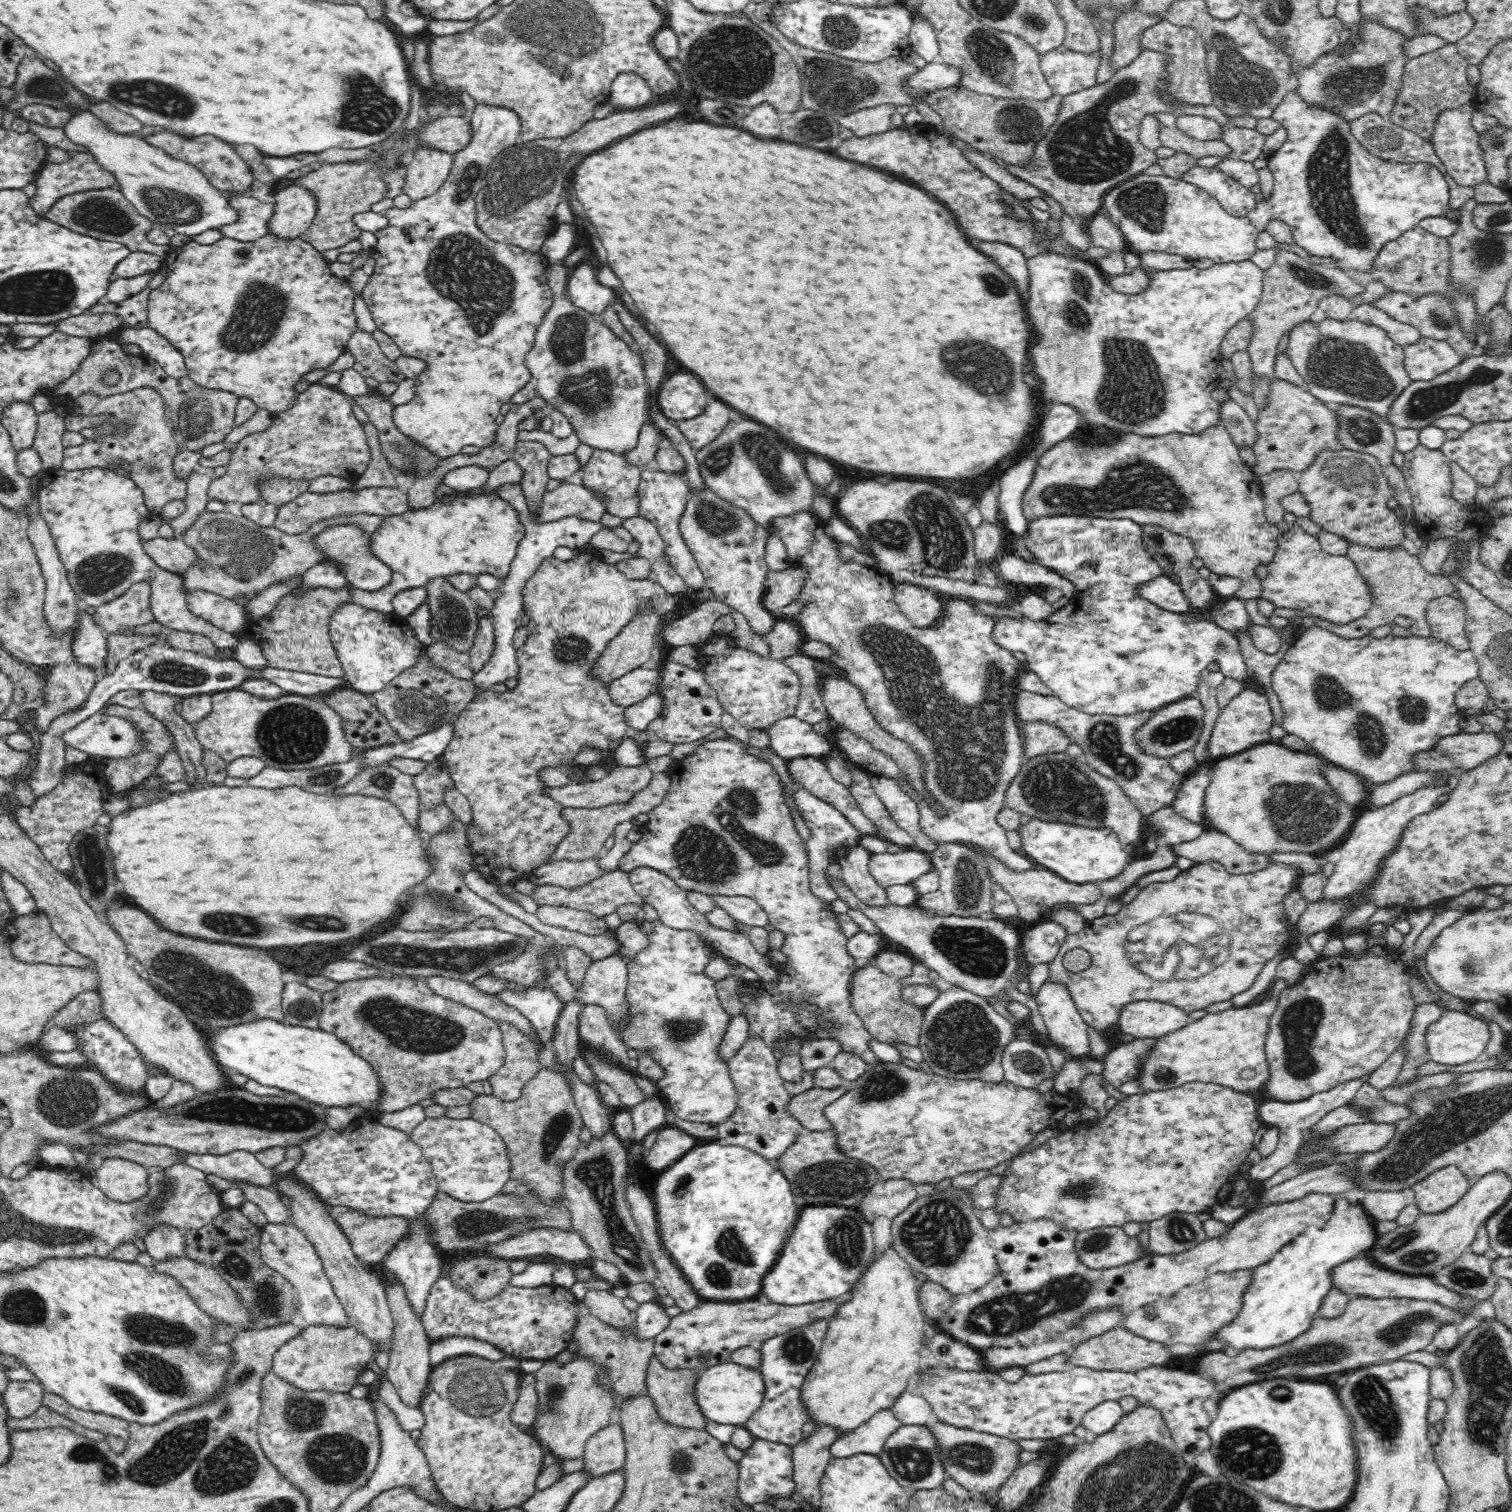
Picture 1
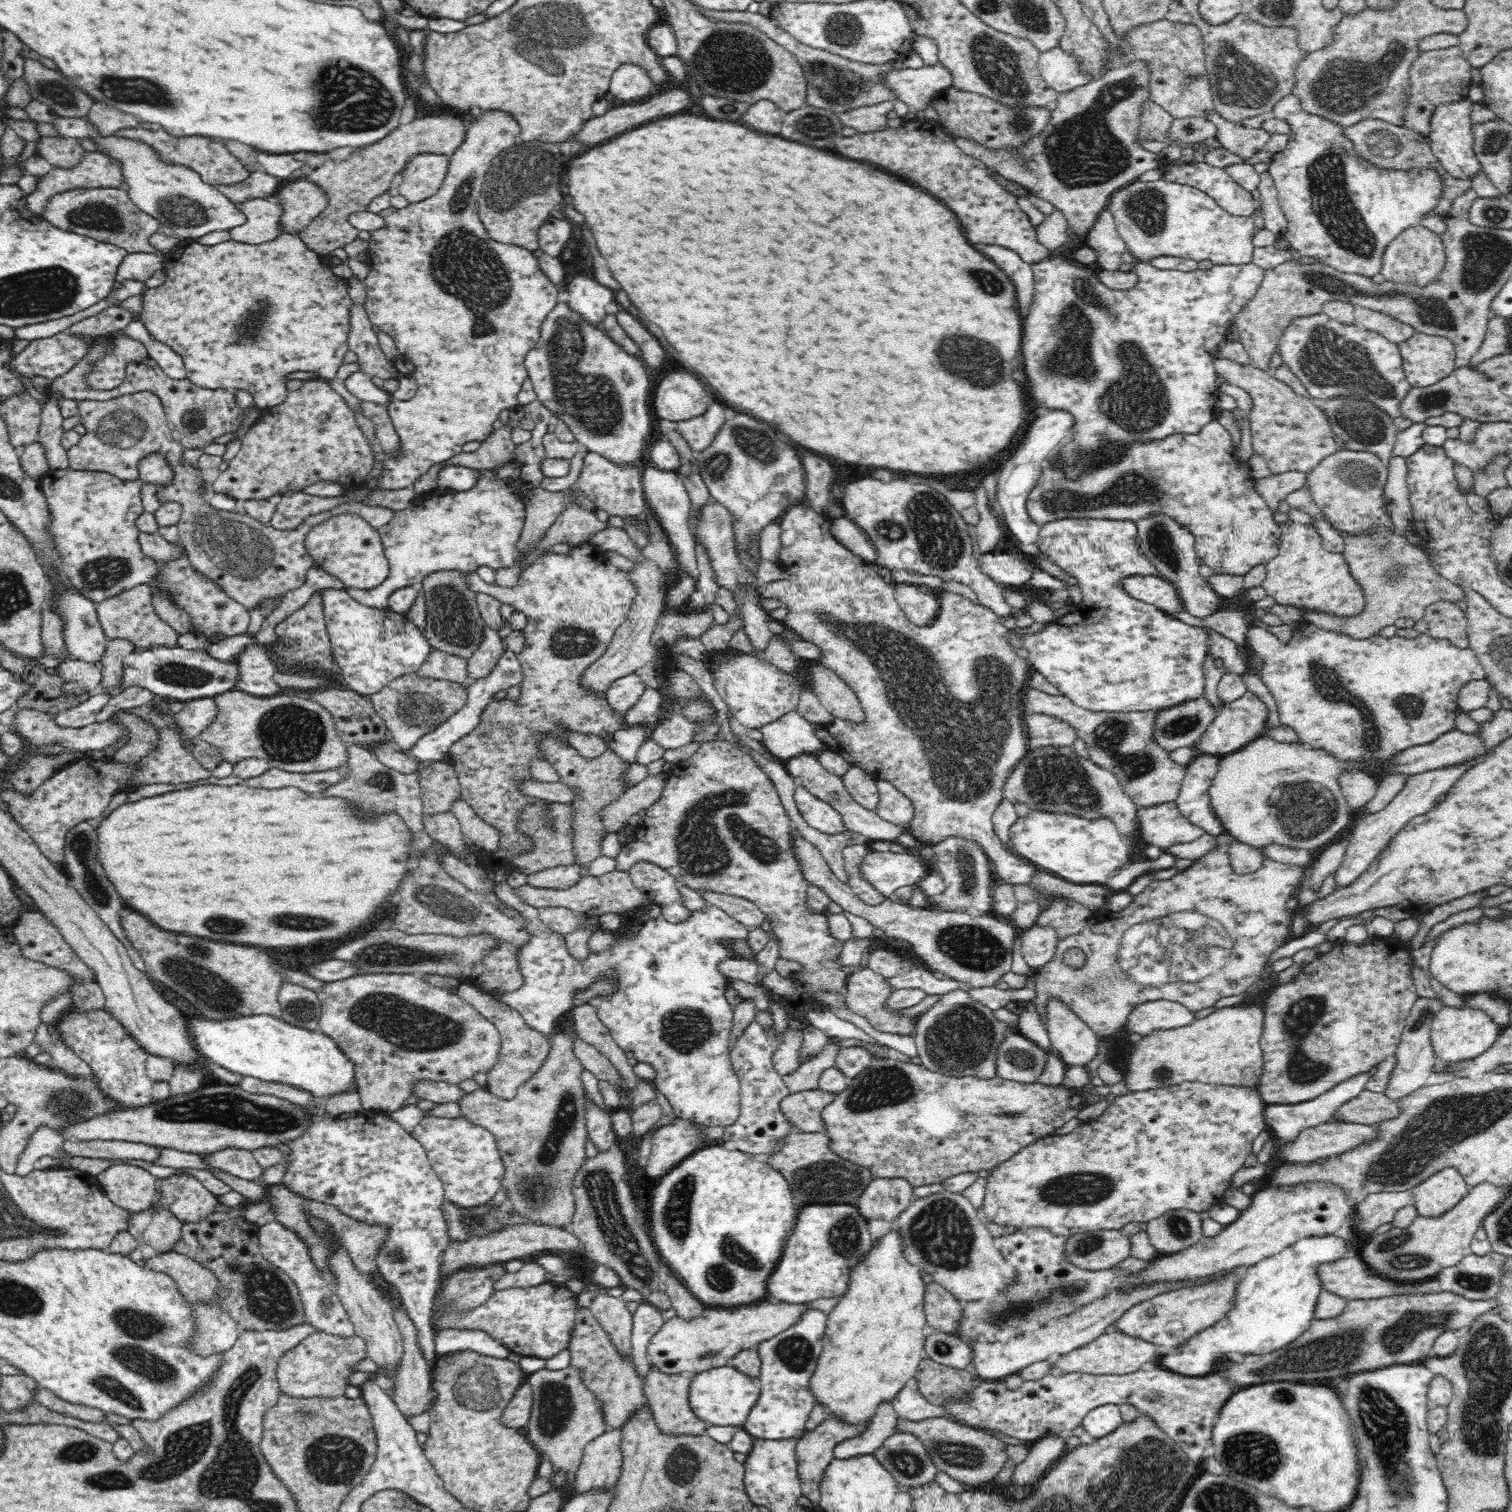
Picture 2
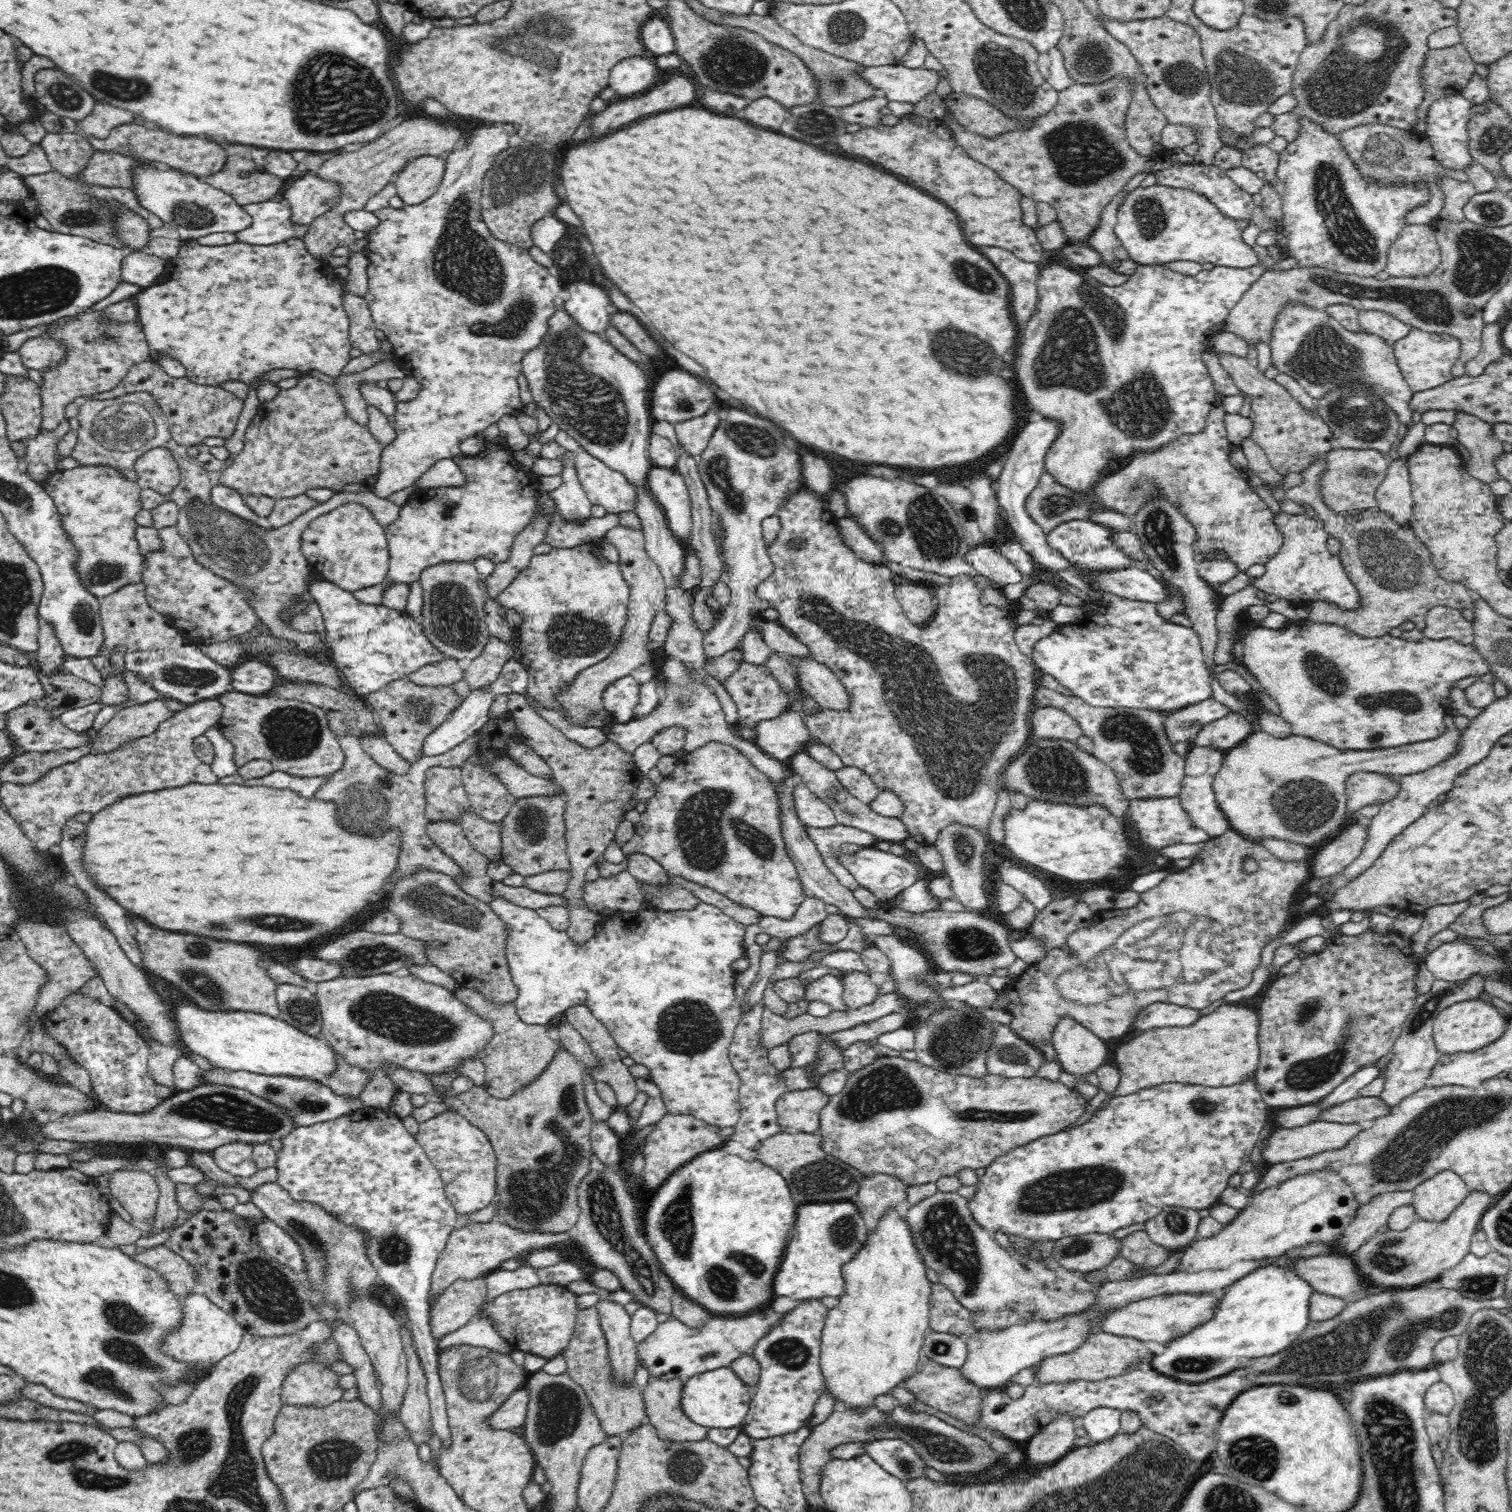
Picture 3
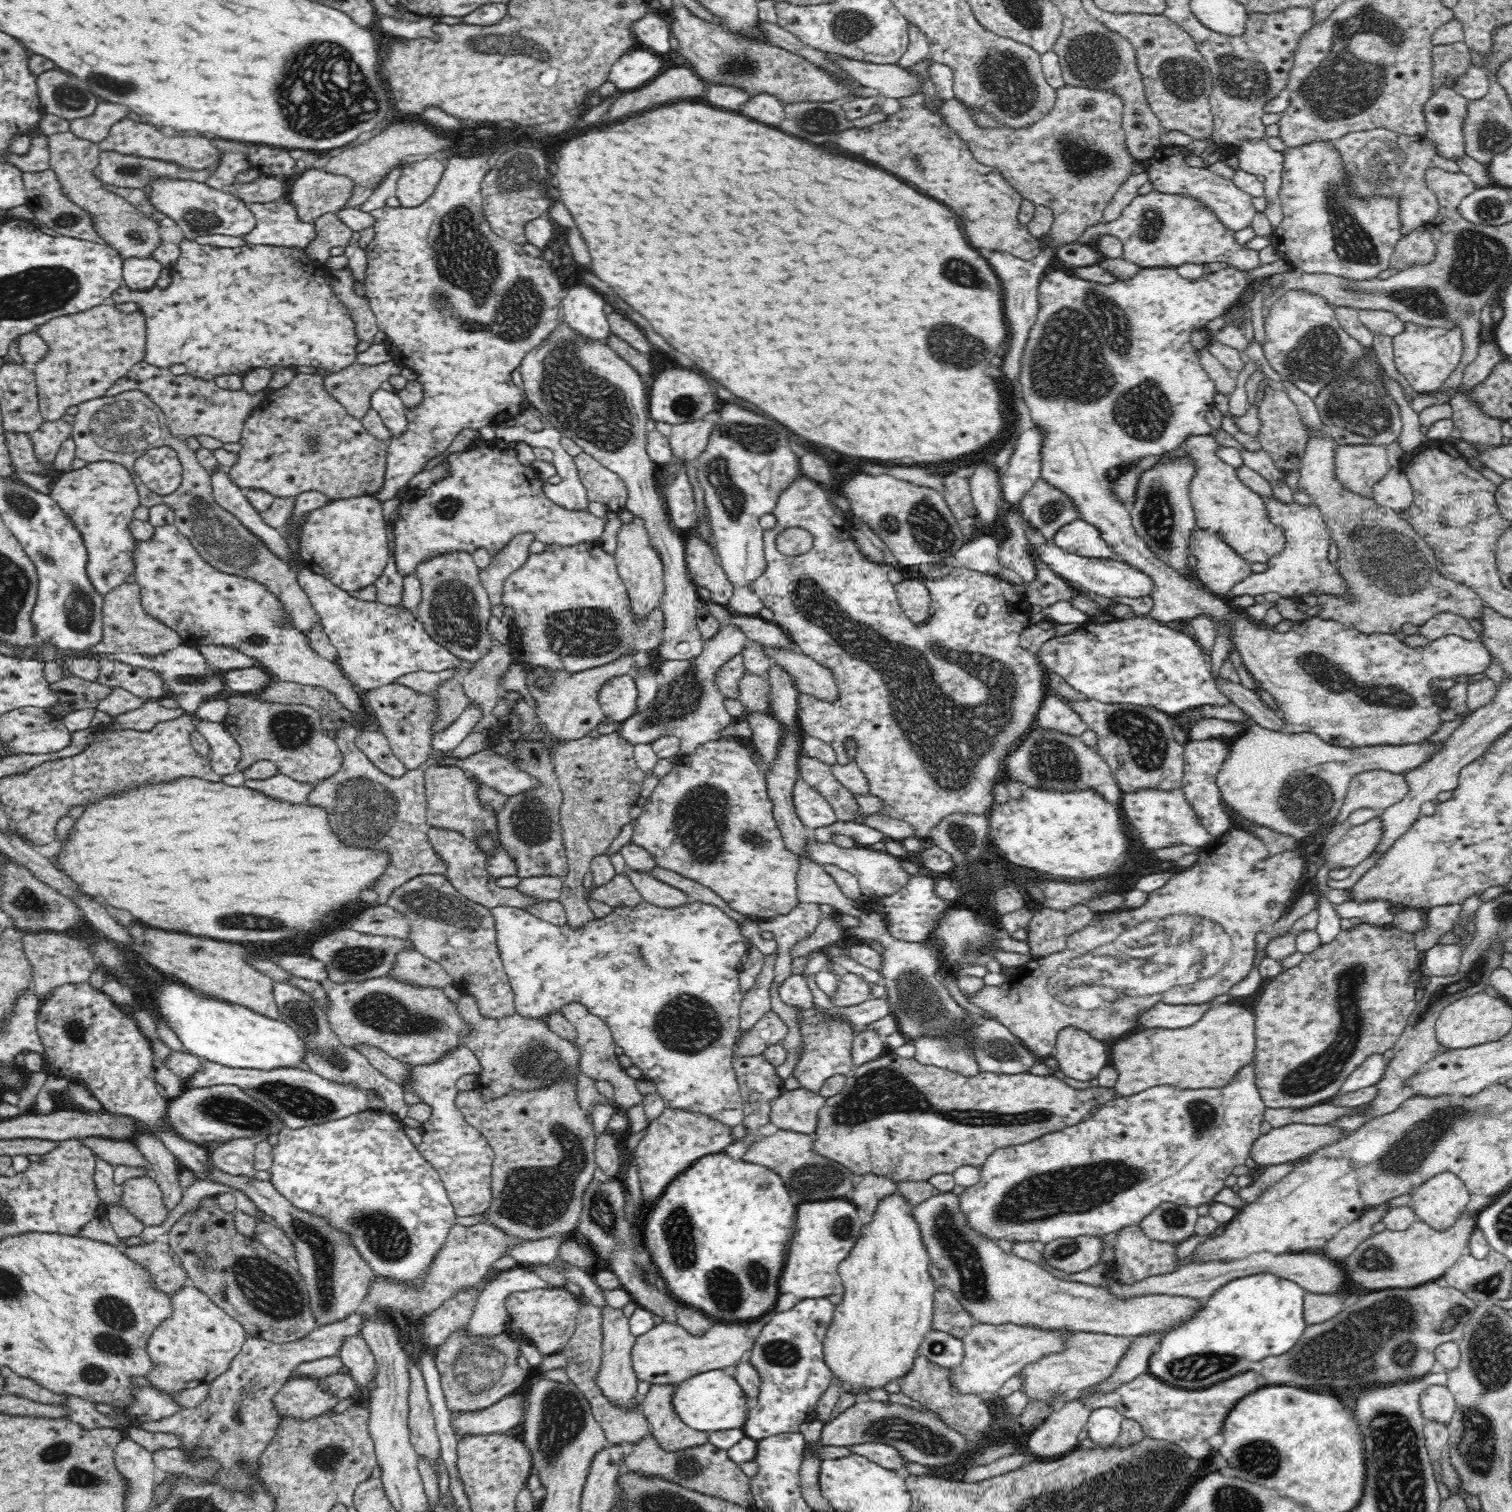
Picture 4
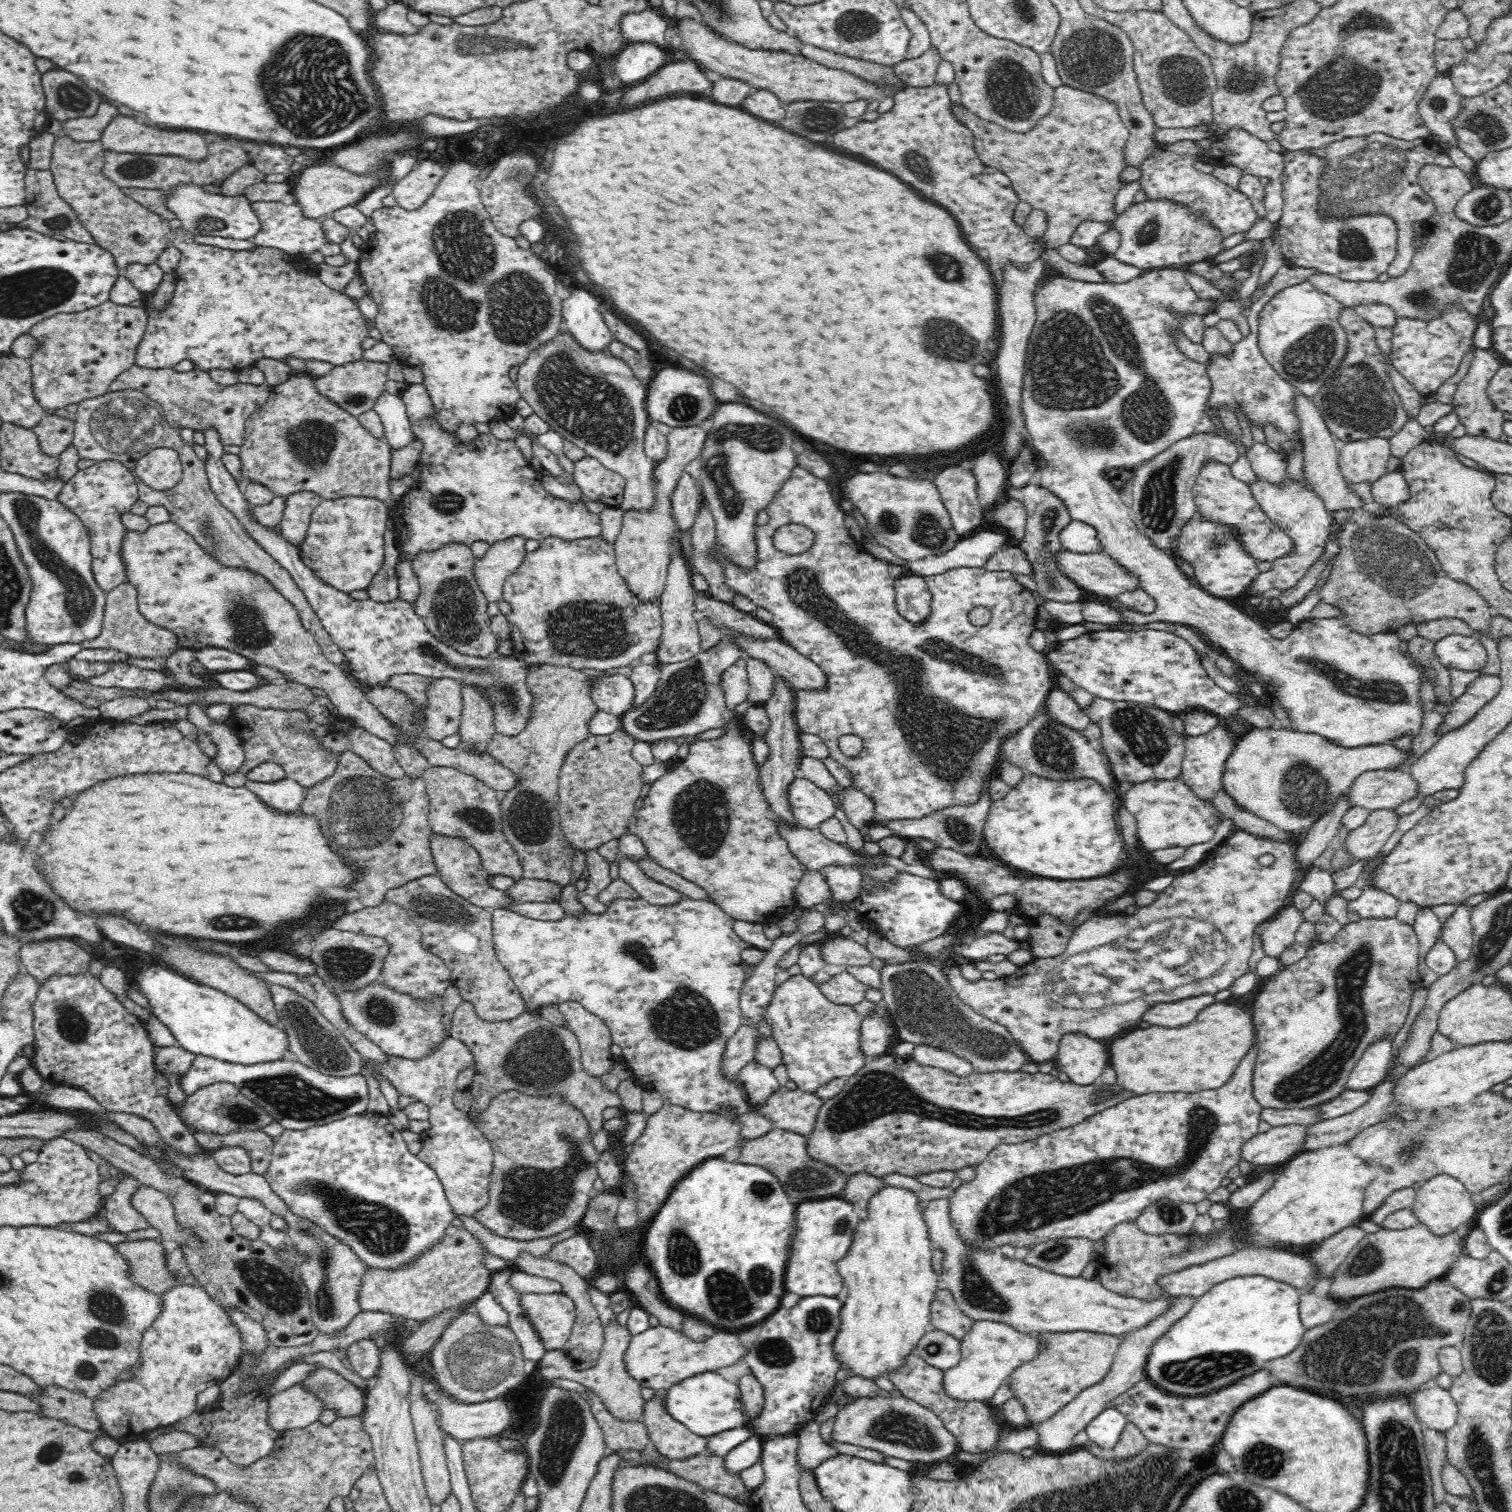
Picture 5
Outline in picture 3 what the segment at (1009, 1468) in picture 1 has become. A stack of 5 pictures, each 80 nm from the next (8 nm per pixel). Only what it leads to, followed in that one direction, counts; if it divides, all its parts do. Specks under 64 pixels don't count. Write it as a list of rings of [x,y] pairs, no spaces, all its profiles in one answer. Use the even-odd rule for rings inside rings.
[[[875,1405],[860,1409],[838,1408],[826,1422],[811,1429],[810,1436],[800,1447],[799,1471],[805,1499],[809,1506],[817,1509],[824,1509],[825,1506],[820,1492],[822,1468],[826,1462],[830,1462],[830,1450],[841,1444],[902,1439],[908,1445],[912,1445],[912,1449],[918,1453],[918,1457],[926,1463],[926,1466],[944,1474],[958,1474],[958,1476],[968,1476],[968,1474],[976,1476],[1004,1458],[1001,1453],[990,1448],[982,1438],[952,1427],[936,1416],[910,1412],[900,1405],[888,1413],[884,1413]]]

